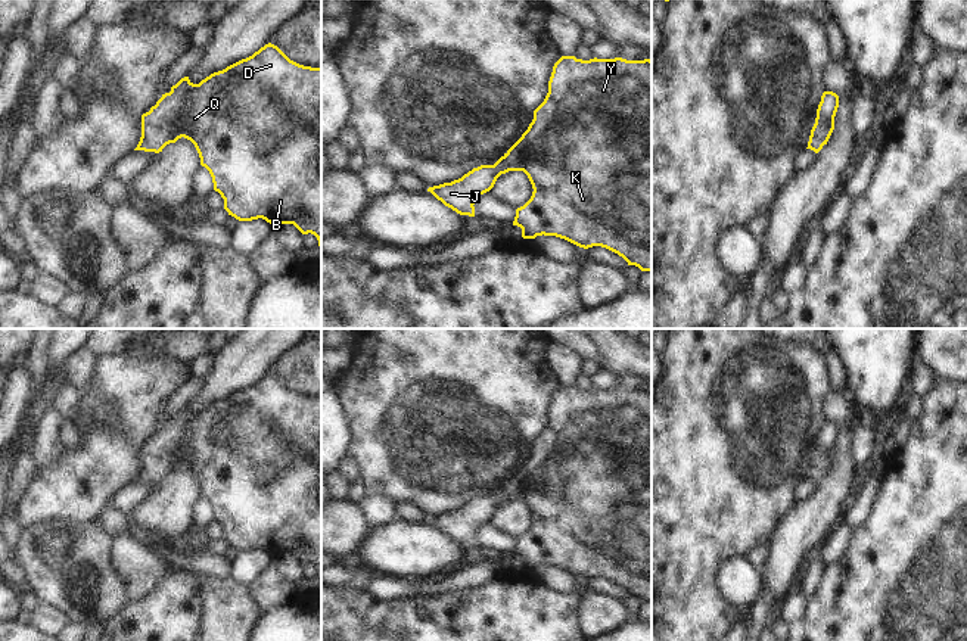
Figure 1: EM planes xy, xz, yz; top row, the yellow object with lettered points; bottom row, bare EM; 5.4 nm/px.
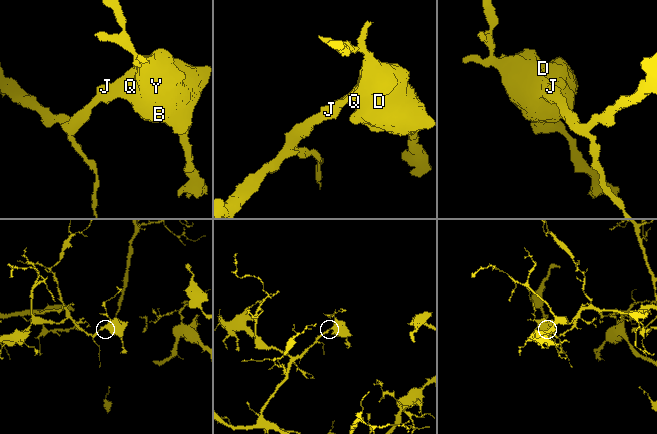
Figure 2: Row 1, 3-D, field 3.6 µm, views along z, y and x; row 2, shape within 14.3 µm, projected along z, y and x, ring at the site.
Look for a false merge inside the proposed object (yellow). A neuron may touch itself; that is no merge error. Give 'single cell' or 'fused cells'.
single cell

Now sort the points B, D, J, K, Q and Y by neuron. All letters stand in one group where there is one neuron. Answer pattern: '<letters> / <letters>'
B D J K Q Y

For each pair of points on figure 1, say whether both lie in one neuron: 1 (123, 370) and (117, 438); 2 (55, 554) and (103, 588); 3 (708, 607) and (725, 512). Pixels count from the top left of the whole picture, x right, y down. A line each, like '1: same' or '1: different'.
1: same
2: same
3: same

